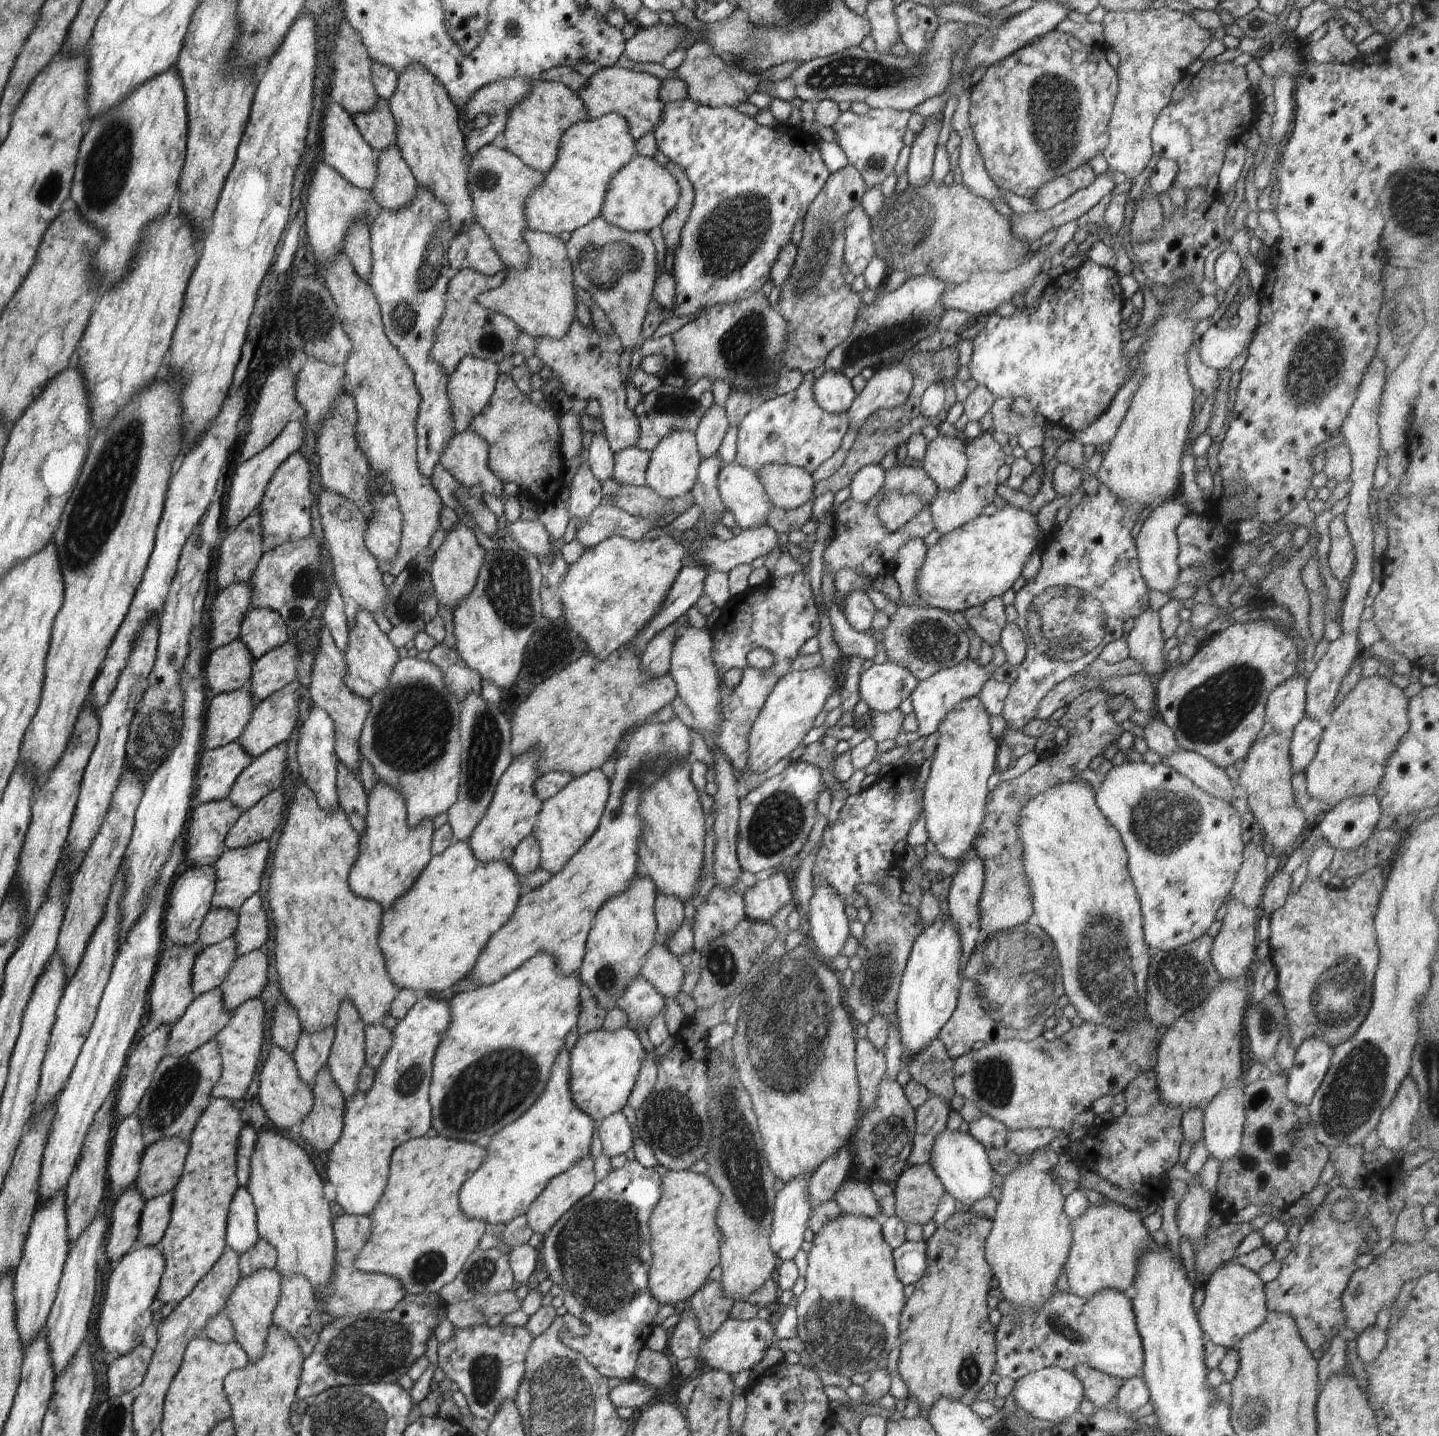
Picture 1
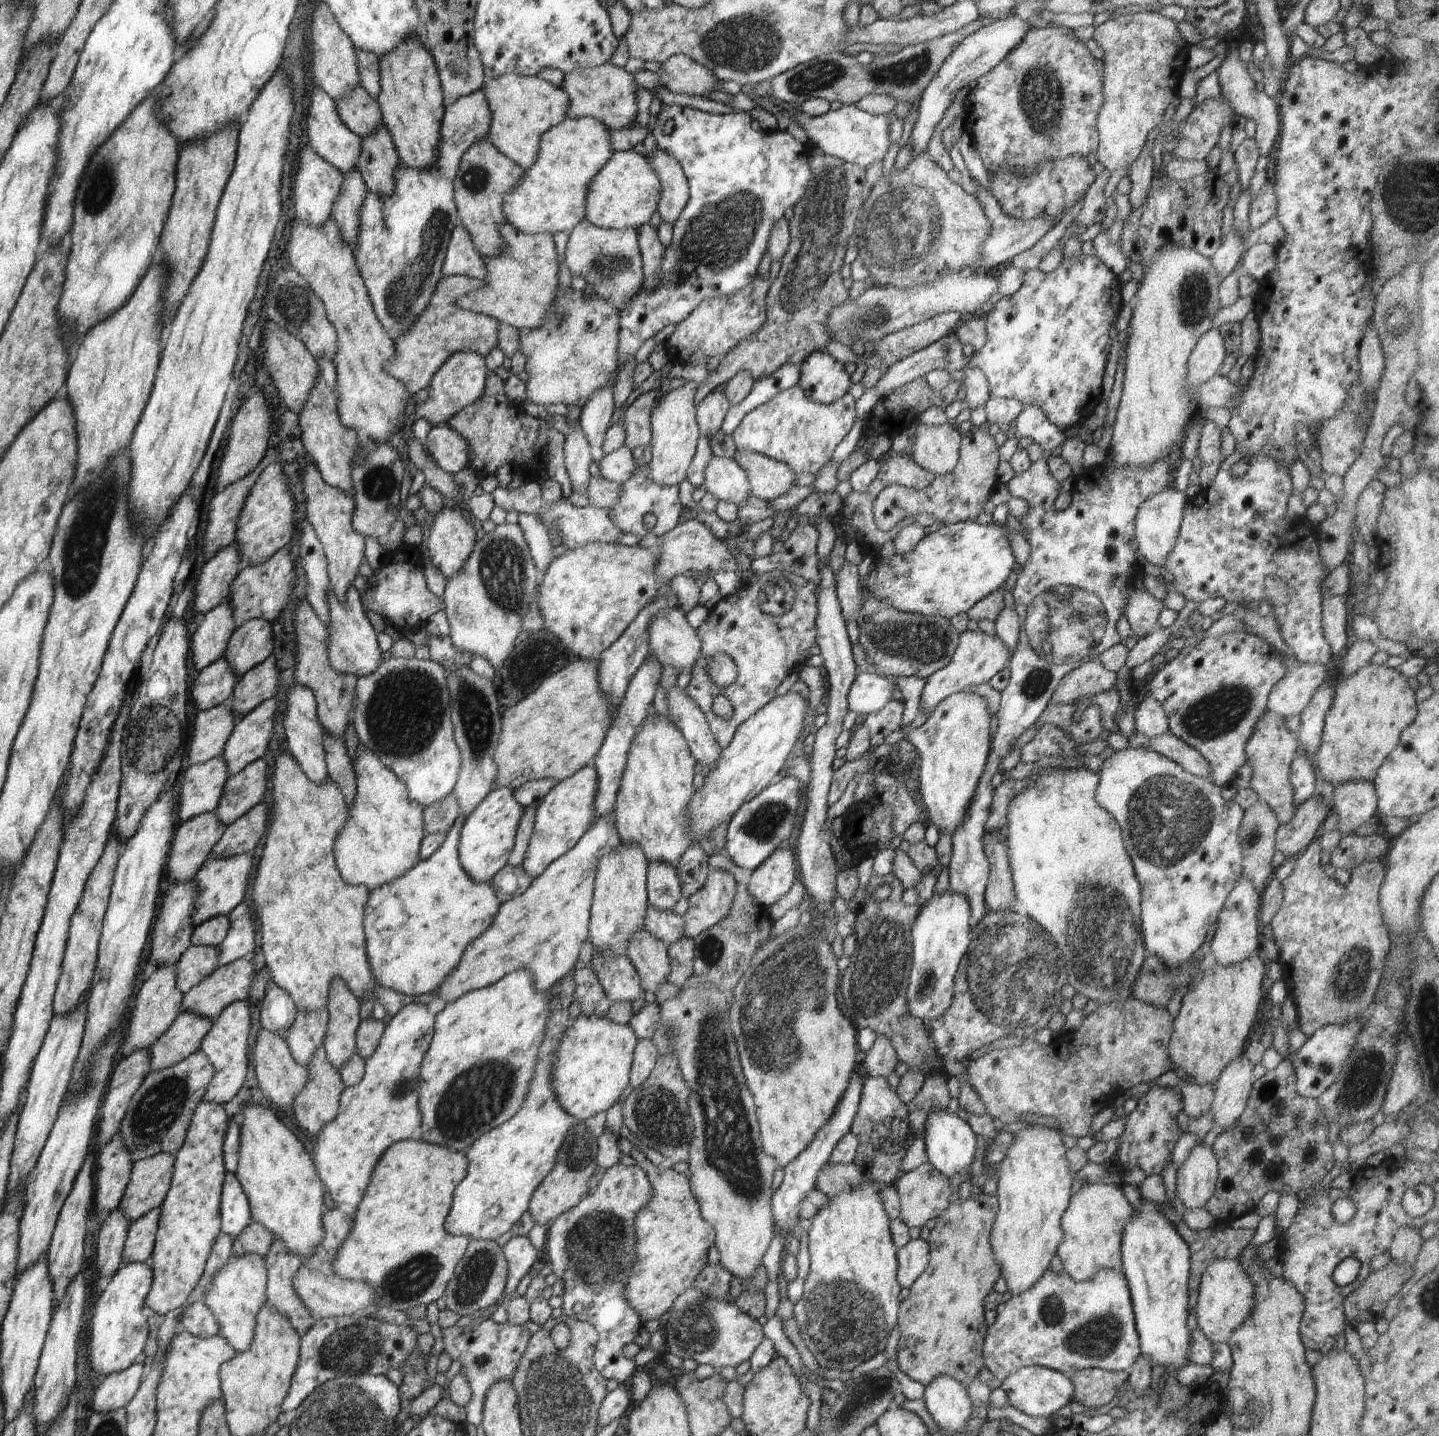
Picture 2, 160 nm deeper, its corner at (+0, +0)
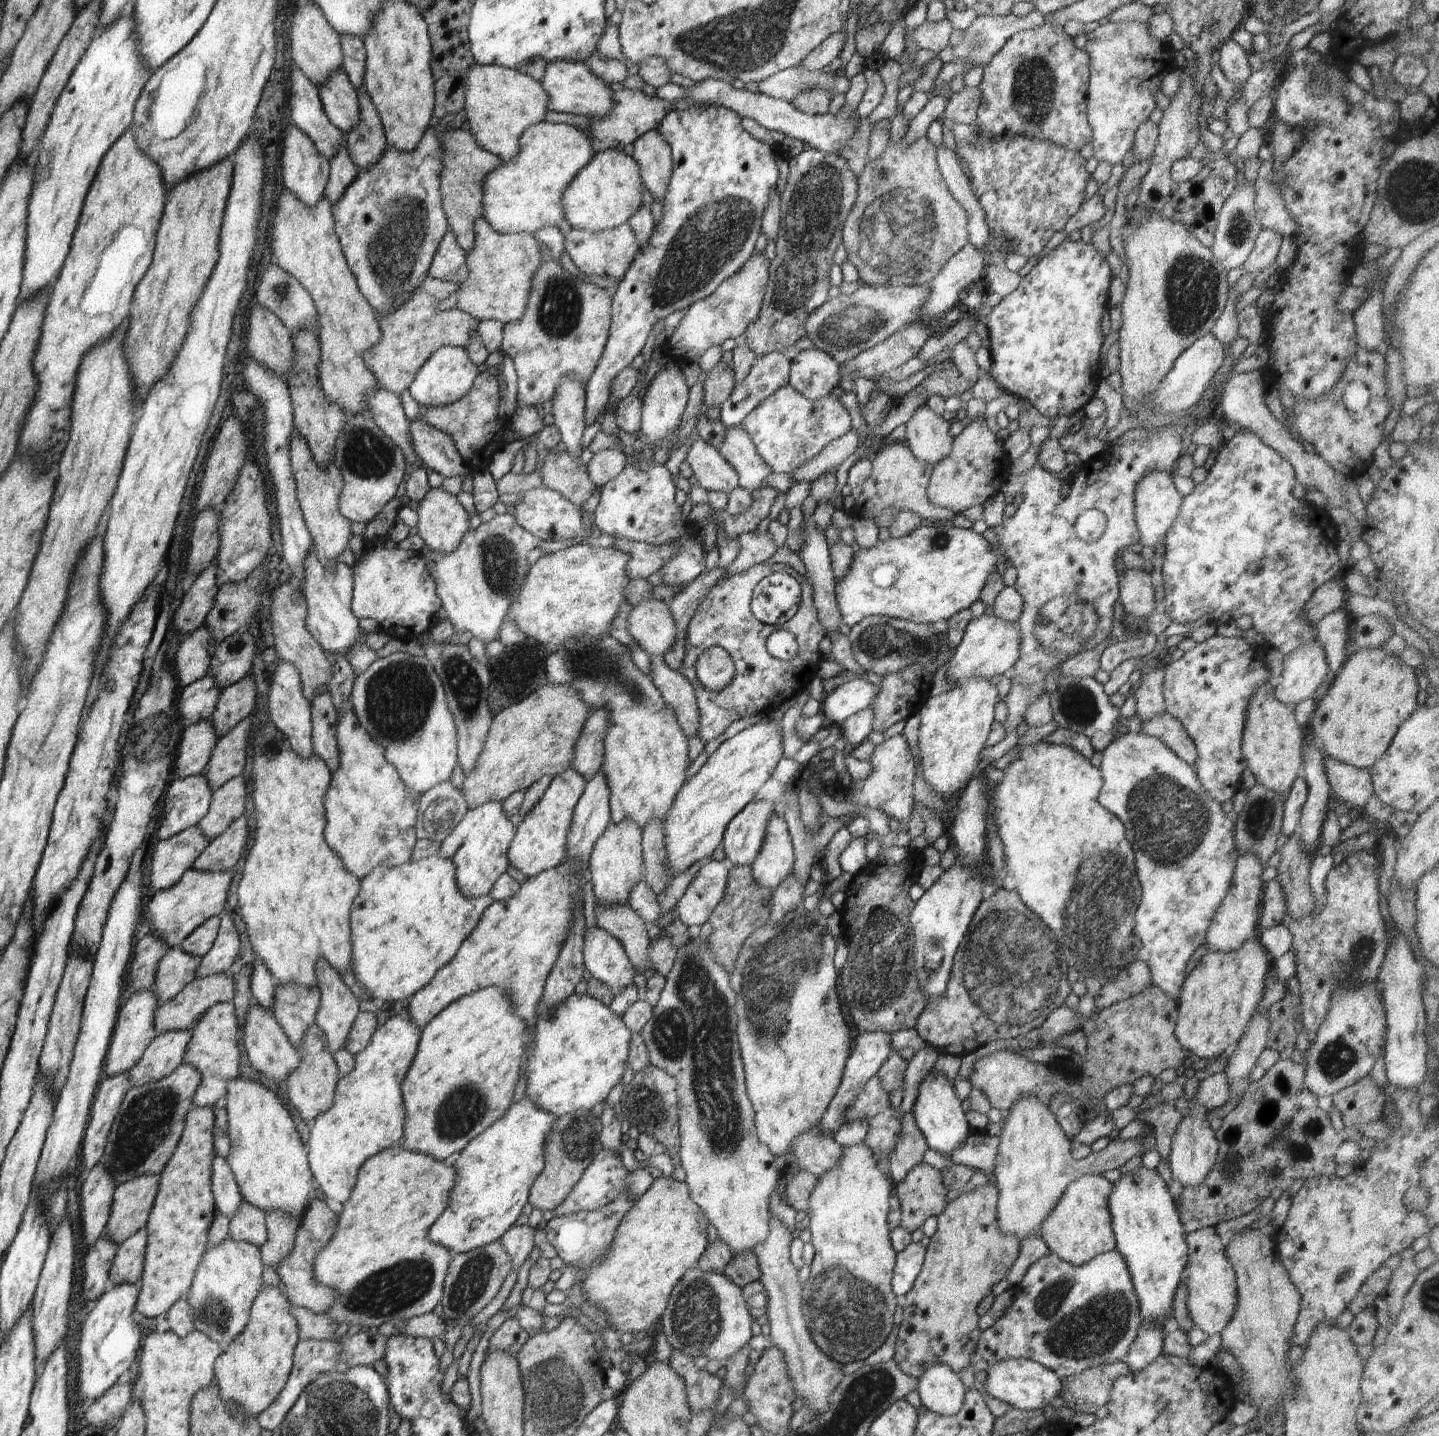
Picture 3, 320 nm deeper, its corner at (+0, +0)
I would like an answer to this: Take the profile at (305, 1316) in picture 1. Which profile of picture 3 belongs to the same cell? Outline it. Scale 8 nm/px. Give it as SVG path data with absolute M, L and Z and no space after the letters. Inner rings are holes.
M273 1210L265 1214L267 1241L259 1248L263 1264L275 1266L294 1248L299 1221L288 1213Z

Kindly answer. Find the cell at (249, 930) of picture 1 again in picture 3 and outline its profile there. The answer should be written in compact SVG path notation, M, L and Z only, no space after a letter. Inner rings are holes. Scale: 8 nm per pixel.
M231 915L220 916L220 926L212 948L201 958L196 969L195 978L203 979L210 975L226 972L240 950L239 934L234 927Z

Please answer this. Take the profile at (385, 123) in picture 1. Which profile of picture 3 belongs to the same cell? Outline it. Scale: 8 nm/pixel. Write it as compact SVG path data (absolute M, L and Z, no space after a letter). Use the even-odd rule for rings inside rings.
M336 69L335 73L317 88L328 120L338 130L347 134L360 120L357 94L348 75L344 71Z

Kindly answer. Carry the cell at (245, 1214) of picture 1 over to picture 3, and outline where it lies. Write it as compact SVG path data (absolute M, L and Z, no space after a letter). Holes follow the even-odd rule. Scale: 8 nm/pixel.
M218 1154L213 1158L211 1166L211 1189L215 1208L230 1220L237 1213L240 1201L244 1198L227 1160Z

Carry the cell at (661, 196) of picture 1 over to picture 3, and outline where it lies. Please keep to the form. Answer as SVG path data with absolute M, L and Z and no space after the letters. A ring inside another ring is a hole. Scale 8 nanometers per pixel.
M618 149L597 152L567 186L561 204L572 229L601 231L624 224L642 207L642 179L638 163Z

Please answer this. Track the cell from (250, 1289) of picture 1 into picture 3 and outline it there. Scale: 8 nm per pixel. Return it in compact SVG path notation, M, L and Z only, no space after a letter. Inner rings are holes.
M229 1236L219 1245L212 1247L208 1244L205 1248L203 1259L196 1269L190 1290L183 1297L187 1300L189 1308L194 1312L193 1328L207 1334L216 1344L223 1347L234 1341L249 1321L249 1312L252 1303L263 1285L263 1270L264 1264L261 1257L261 1250L252 1243L237 1241Z

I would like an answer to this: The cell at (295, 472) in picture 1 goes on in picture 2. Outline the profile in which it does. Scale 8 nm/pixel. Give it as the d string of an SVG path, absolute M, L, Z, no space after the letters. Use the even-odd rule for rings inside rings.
M270 463L261 472L260 476L244 499L240 511L235 532L235 542L239 553L240 564L253 567L266 562L273 554L280 549L288 547L294 530L298 523L294 522L296 498L286 486L286 478L282 472L285 464Z

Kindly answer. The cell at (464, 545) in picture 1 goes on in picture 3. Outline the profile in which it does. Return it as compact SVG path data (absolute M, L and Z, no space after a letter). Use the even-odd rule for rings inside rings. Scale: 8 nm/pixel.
M442 487L430 489L416 510L418 532L425 546L441 554L455 551L470 528L467 511L456 495Z

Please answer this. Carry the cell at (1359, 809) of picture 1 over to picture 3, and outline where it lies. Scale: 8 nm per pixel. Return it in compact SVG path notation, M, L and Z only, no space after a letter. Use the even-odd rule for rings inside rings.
M1326 754L1323 756L1323 767L1334 802L1346 802L1352 808L1362 808L1374 795L1368 768L1359 769Z

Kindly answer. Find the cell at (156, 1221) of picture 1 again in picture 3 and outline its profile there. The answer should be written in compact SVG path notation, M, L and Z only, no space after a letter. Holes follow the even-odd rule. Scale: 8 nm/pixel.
M144 1226L119 1245L109 1270L108 1288L124 1283L139 1286L143 1275L146 1239L147 1228Z

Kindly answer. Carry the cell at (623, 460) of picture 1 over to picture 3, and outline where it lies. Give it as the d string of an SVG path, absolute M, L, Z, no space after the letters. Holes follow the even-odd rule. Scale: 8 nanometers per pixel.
M606 449L592 457L587 464L587 473L596 487L603 487L622 472L628 461L629 457L622 450Z

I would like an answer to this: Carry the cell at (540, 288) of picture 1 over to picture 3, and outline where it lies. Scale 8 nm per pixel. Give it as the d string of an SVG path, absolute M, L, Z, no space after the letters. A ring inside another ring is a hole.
M478 217L473 225L475 245L465 256L468 267L466 280L459 283L458 290L441 300L437 309L460 309L478 322L494 319L505 325L519 321L528 304L532 277L542 262L541 242L534 239L531 233L496 232L482 217Z

